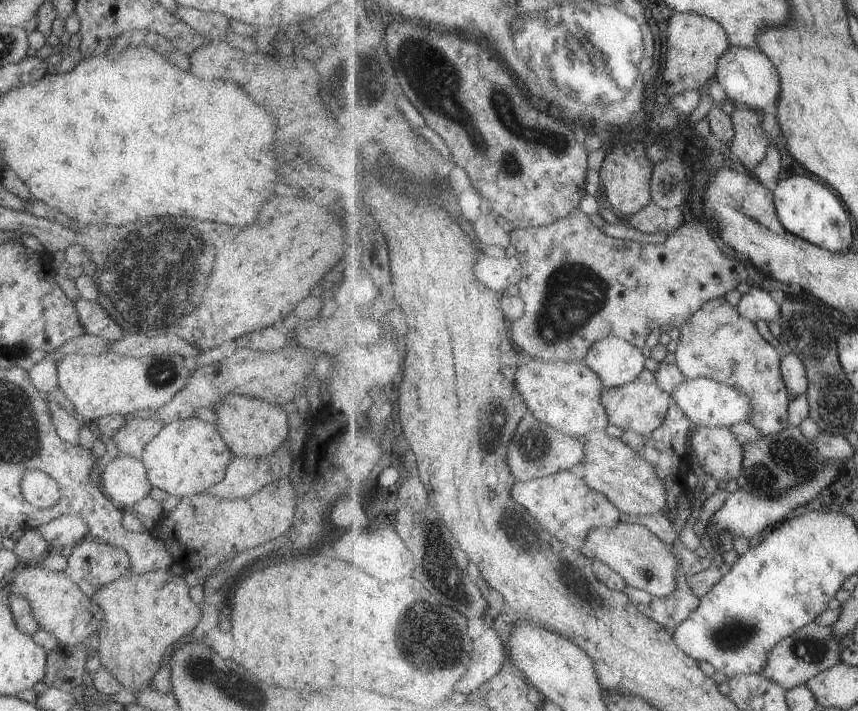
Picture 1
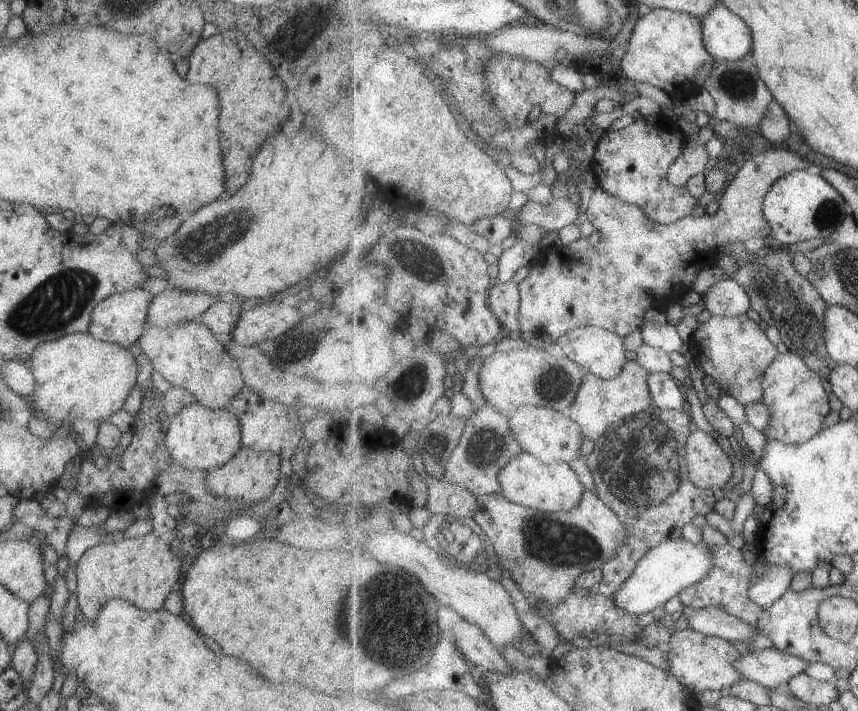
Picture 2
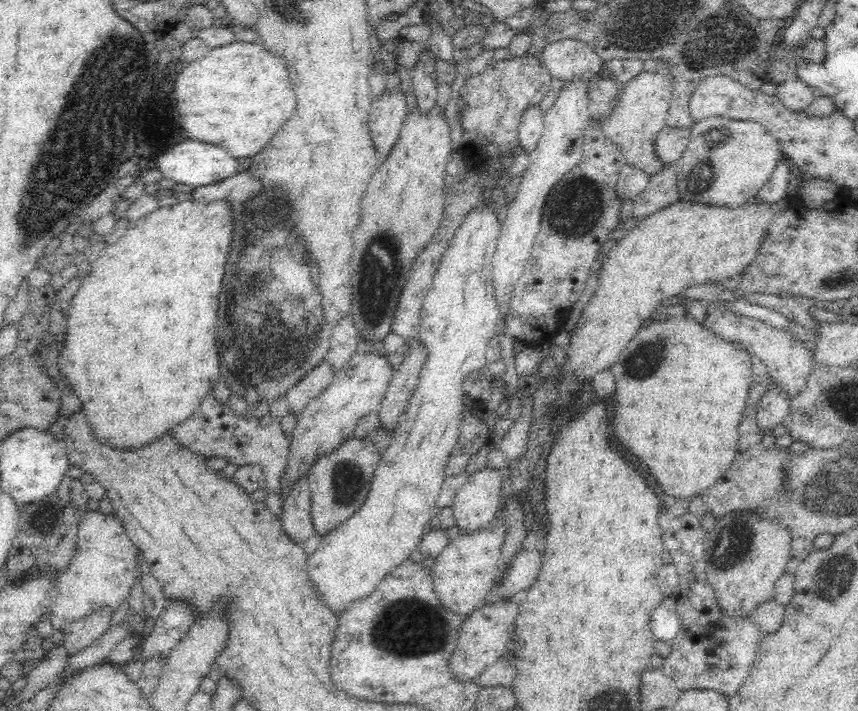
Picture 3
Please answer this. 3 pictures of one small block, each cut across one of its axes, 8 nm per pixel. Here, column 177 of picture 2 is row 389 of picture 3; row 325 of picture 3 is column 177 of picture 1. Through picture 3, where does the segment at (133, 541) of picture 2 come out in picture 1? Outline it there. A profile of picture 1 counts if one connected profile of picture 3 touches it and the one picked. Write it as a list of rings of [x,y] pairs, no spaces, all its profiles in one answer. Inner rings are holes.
[[[127,570],[121,578],[103,584],[95,594],[91,594],[89,600],[99,605],[103,612],[103,622],[98,630],[97,654],[101,666],[109,670],[109,674],[120,684],[121,688],[128,689],[131,693],[137,693],[143,686],[151,683],[151,678],[165,660],[169,657],[170,650],[185,634],[194,631],[195,625],[200,622],[201,611],[199,604],[193,602],[187,595],[187,585],[184,577],[171,573],[170,570],[151,570],[137,574]]]

